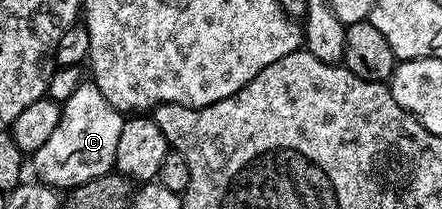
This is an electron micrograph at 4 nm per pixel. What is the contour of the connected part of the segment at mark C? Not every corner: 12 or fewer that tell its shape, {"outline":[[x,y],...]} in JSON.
{"outline":[[90,78],[32,154],[41,183],[79,188],[114,168],[124,116]]}

